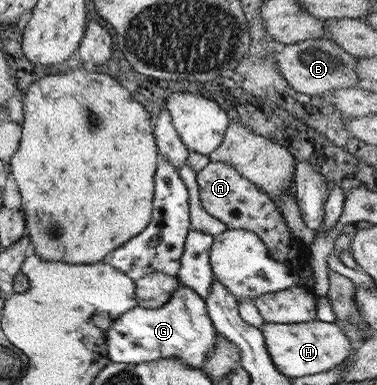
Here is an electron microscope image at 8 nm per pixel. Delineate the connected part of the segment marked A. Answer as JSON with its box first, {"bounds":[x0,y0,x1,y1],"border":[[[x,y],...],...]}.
{"bounds":[195,162,308,274],"border":[[[209,162],[195,170],[197,191],[201,207],[225,224],[226,229],[242,229],[253,232],[266,245],[269,255],[287,266],[292,274],[308,262],[307,245],[290,236],[285,220],[272,202],[259,188],[247,178],[240,176],[232,166],[223,162]]]}

